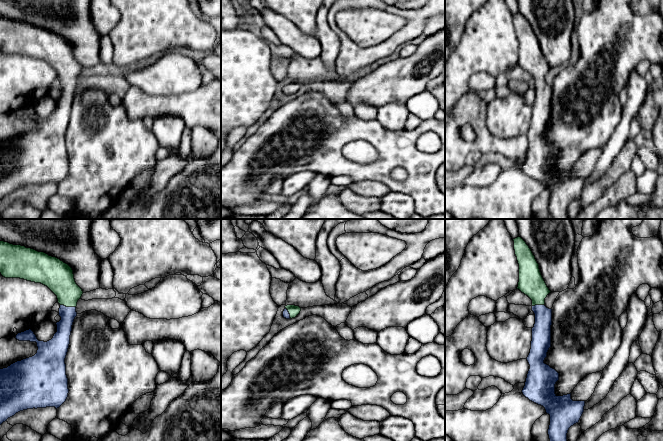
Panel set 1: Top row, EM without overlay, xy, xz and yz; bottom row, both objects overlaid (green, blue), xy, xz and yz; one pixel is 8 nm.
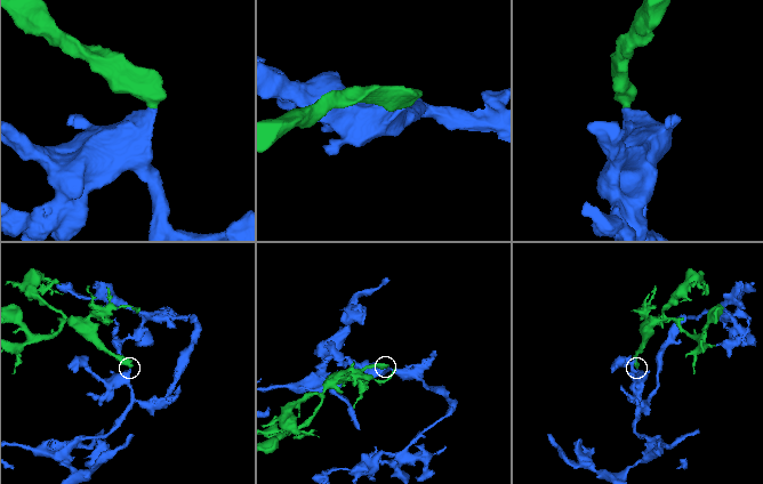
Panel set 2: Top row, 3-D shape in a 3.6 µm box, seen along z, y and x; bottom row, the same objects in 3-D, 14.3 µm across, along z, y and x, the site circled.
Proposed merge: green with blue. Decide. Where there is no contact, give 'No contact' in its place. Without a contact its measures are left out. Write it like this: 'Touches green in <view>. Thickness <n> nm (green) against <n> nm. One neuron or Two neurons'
Touches green in xy. Thickness 240 nm (green) against 130 nm. One neuron

